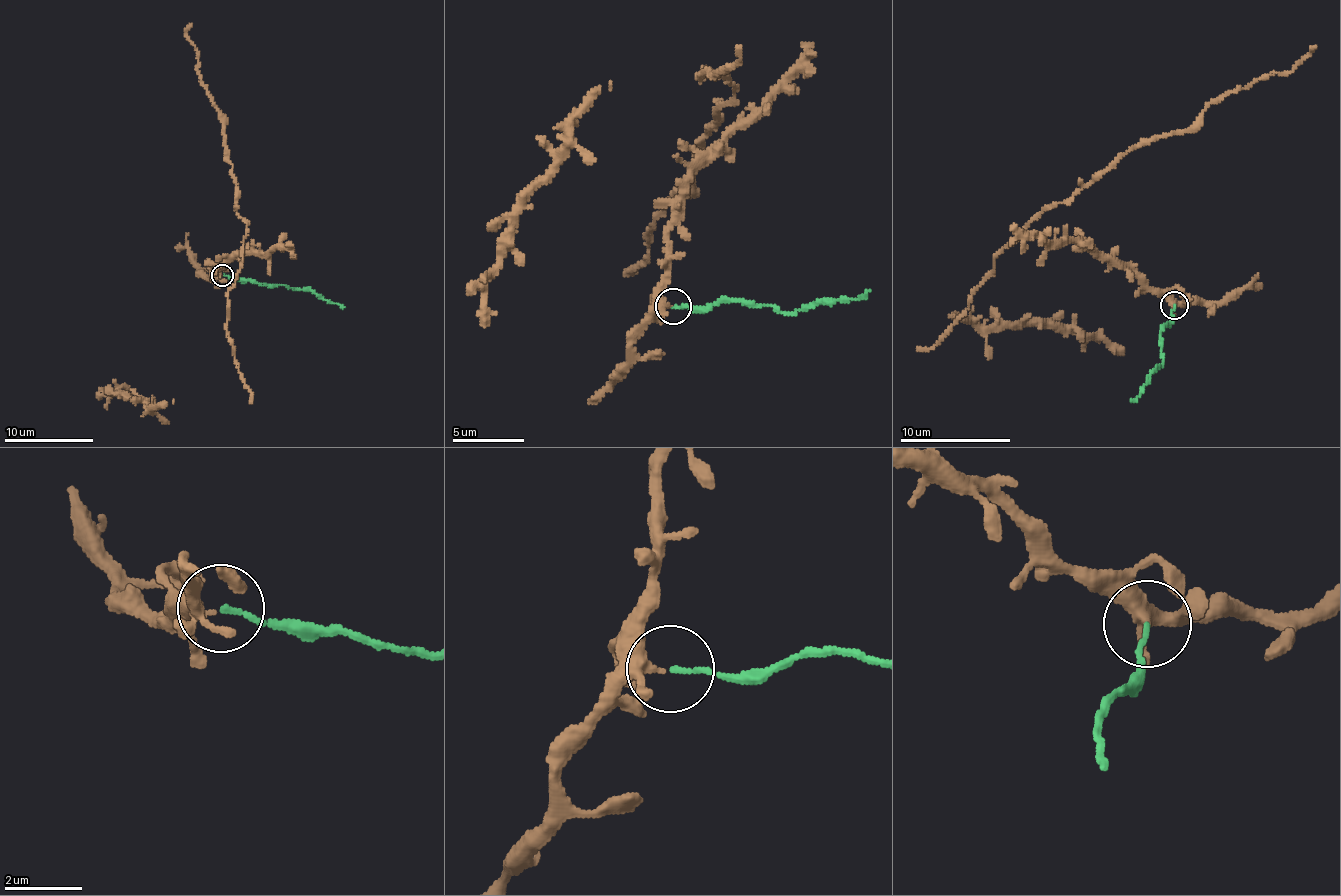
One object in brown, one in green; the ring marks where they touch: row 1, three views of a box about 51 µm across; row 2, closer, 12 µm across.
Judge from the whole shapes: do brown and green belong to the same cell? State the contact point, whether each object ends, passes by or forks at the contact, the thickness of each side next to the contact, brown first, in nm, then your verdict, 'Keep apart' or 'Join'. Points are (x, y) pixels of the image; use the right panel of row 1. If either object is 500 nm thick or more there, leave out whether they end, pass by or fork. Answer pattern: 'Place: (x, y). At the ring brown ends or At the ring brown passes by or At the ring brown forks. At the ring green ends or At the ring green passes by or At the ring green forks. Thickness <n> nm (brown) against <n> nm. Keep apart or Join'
Place: (1174, 305). At the ring brown forks. At the ring green ends. Thickness 190 nm (brown) against 120 nm. Keep apart

